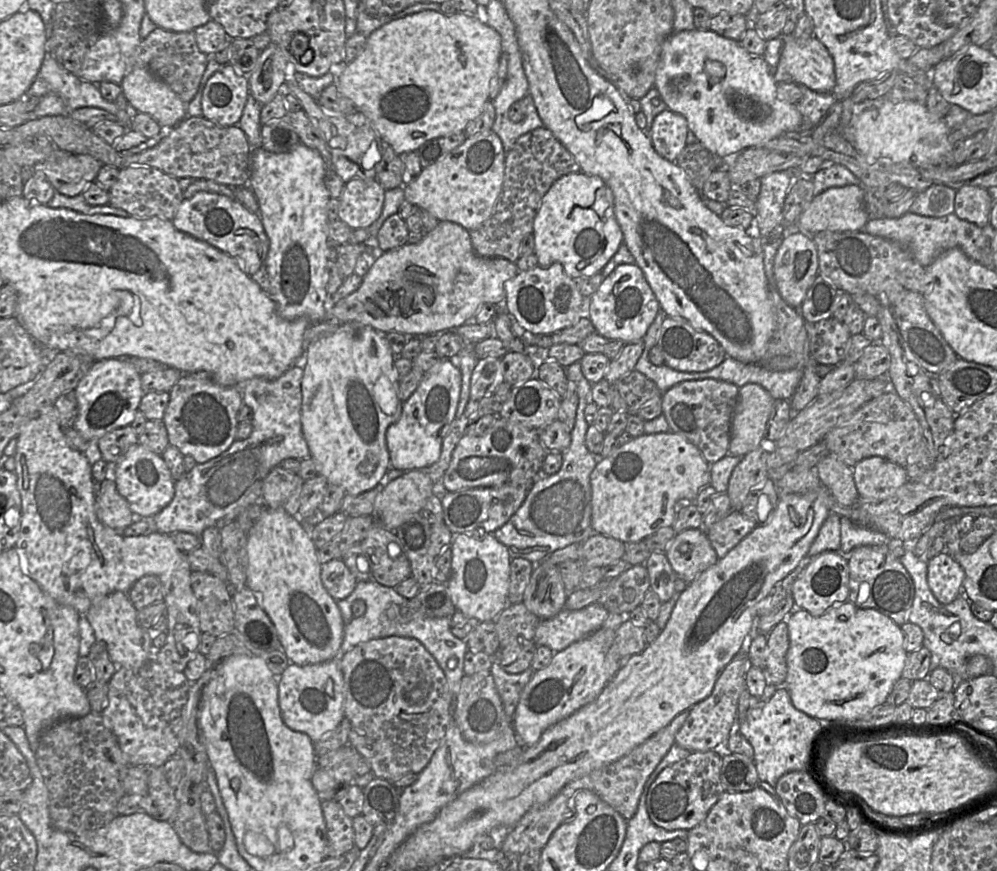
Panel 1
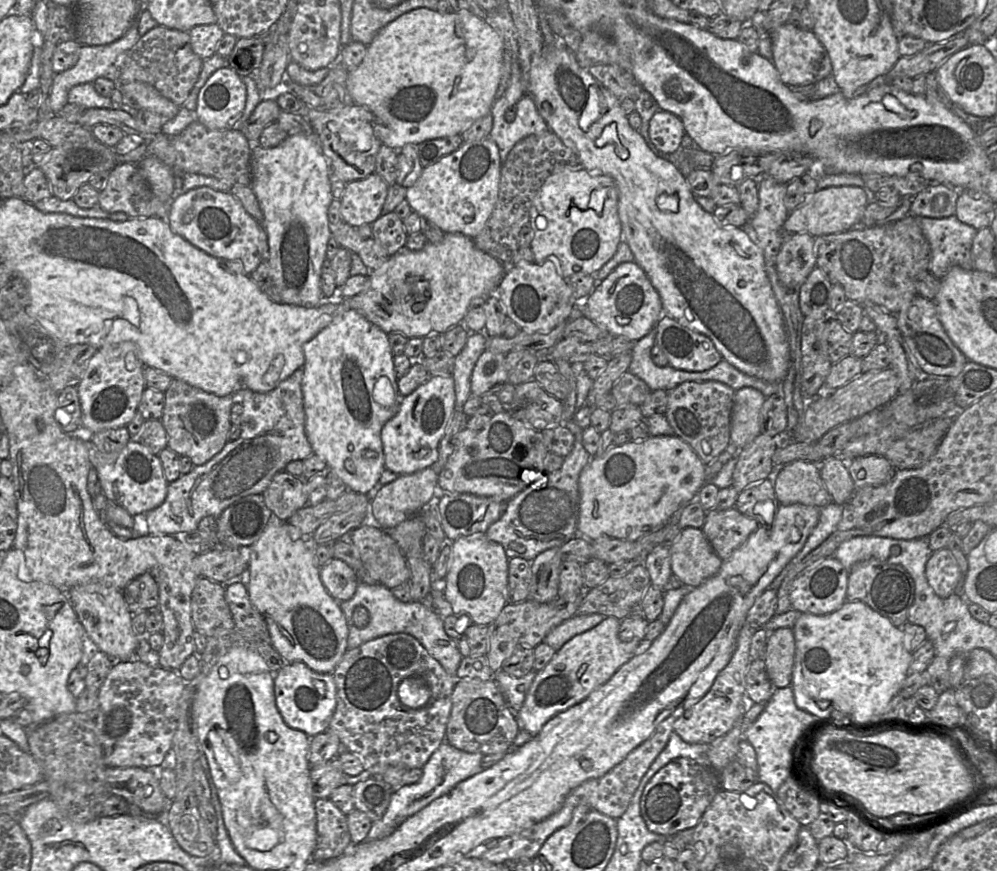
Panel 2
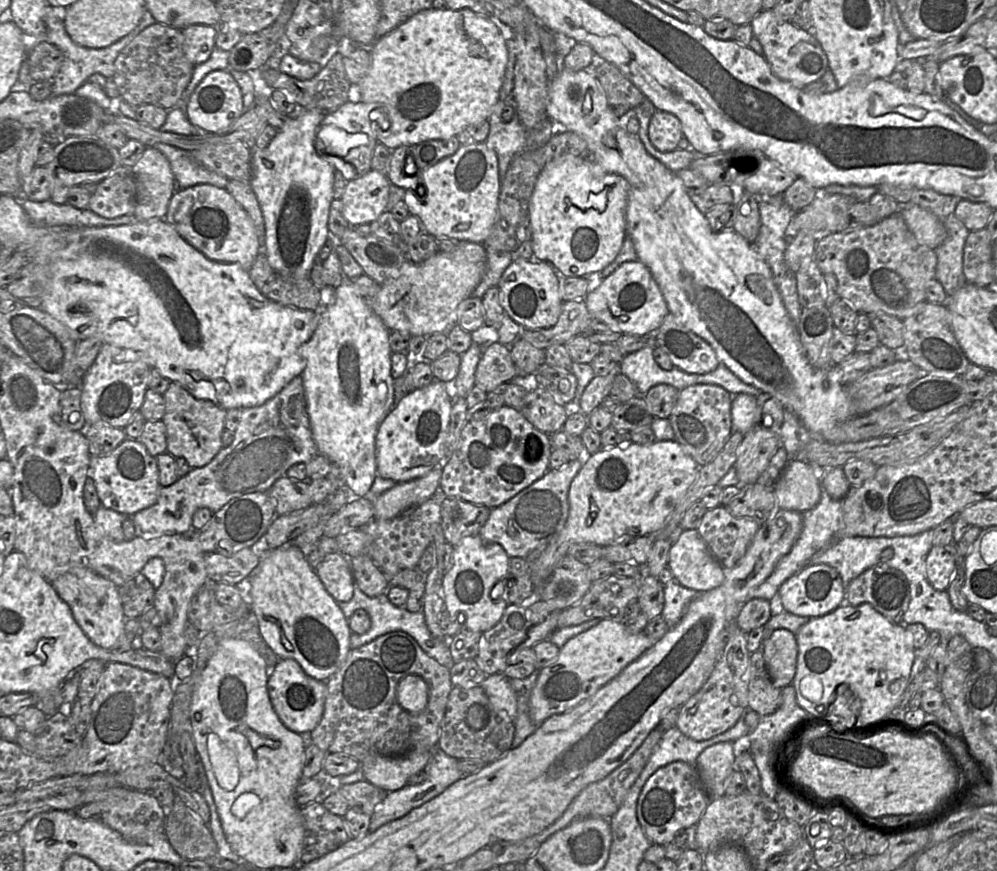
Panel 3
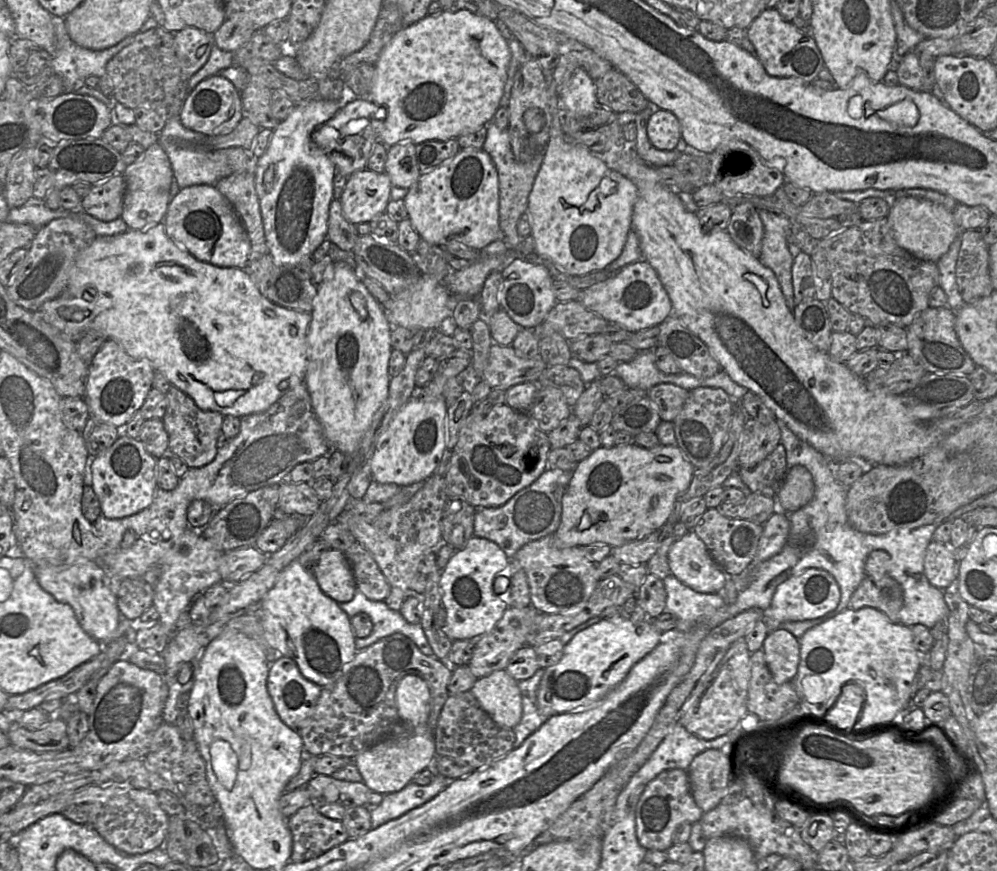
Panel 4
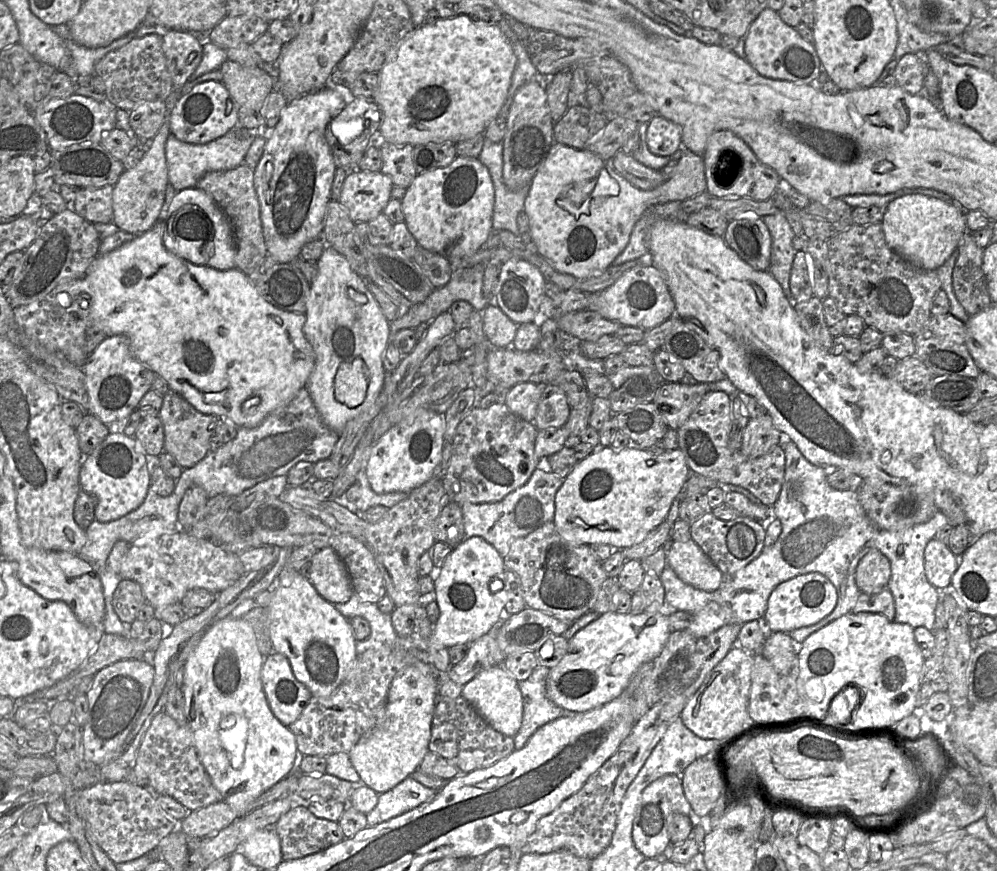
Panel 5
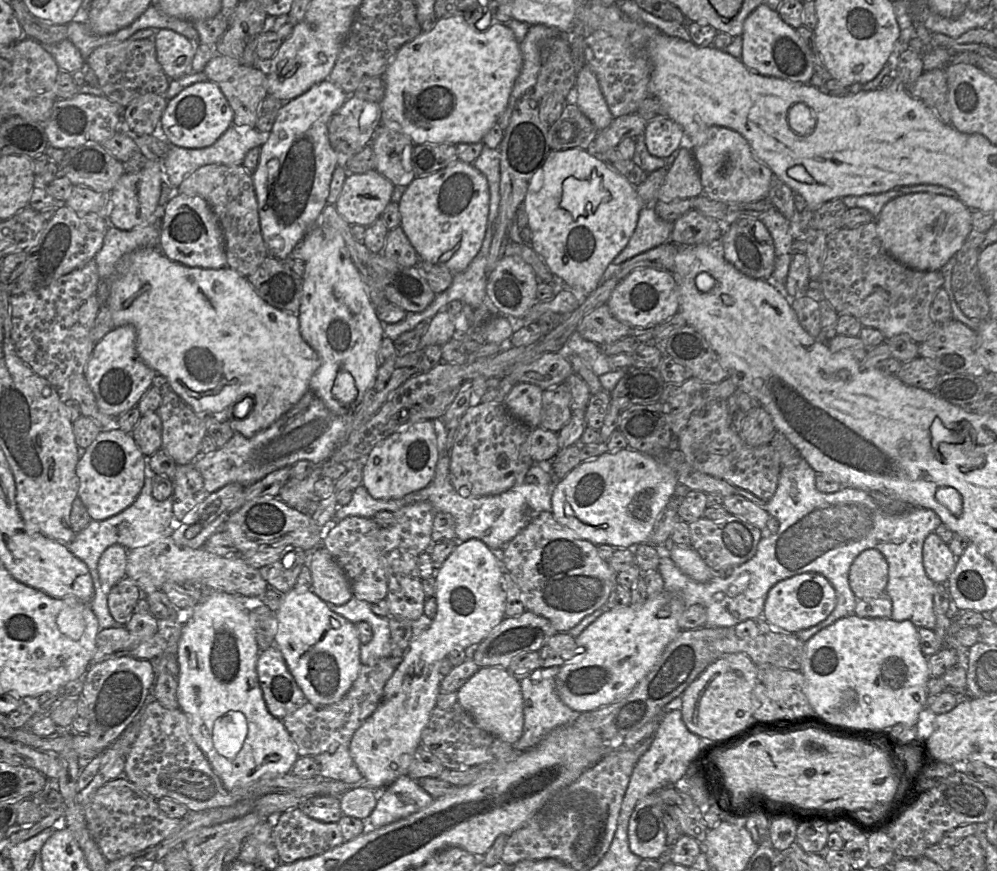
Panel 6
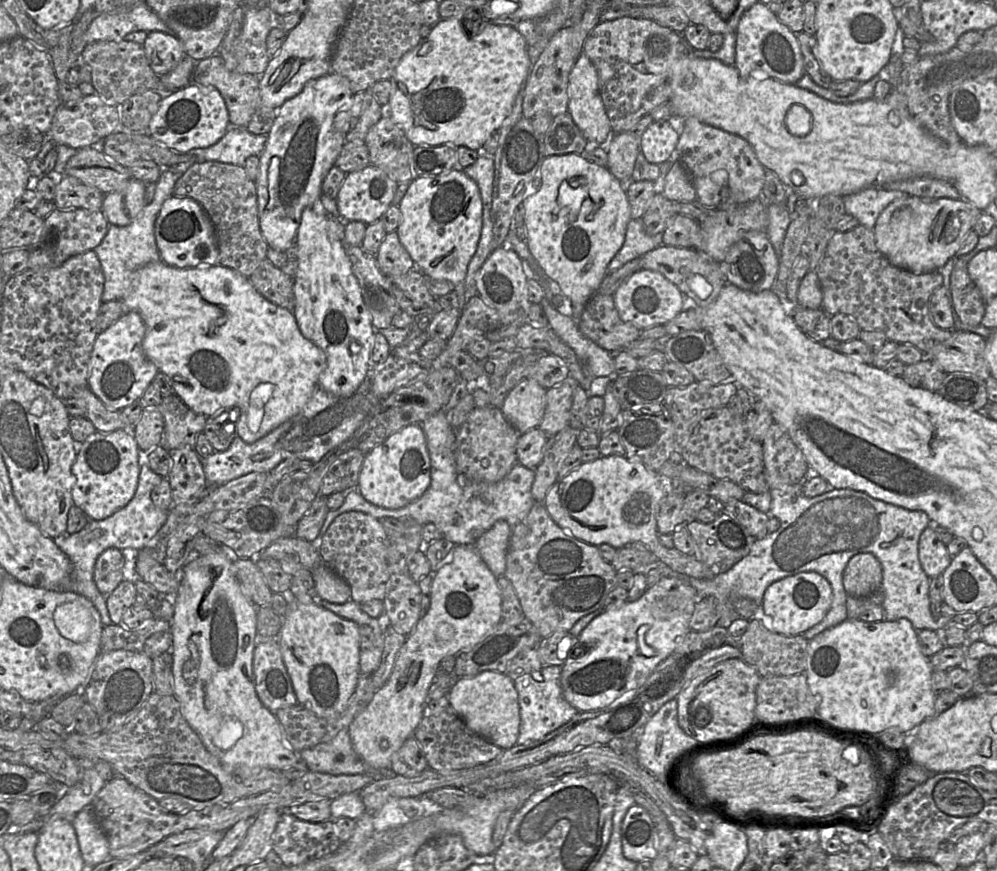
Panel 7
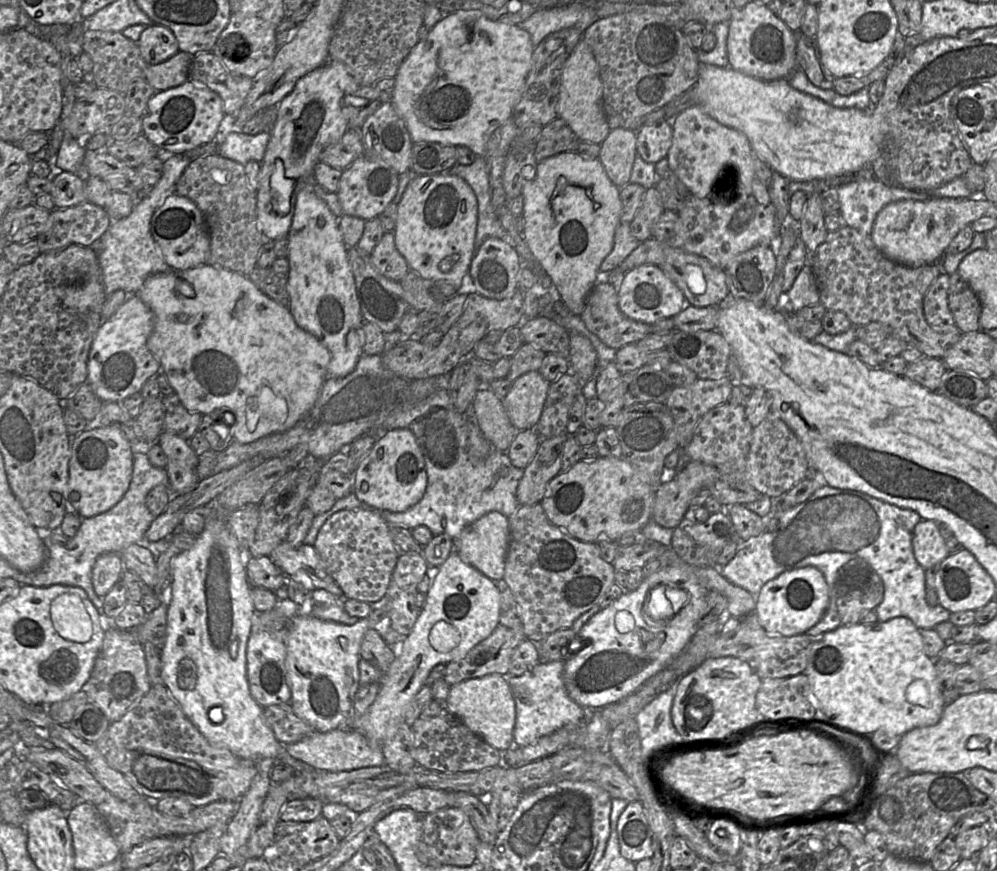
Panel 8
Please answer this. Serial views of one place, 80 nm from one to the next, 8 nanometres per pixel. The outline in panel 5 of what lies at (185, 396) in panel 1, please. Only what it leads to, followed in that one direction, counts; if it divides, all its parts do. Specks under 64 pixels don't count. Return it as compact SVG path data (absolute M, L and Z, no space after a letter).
M171 389L163 395L158 417L164 428L164 452L172 455L184 469L195 466L210 452L209 441L214 434L214 423L217 417L199 412Z

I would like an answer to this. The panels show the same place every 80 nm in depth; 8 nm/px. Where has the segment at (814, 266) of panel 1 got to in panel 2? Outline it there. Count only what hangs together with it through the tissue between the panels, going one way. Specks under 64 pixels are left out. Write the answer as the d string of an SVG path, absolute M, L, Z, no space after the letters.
M808 234L792 235L776 257L778 279L789 290L799 291L815 267L815 238Z

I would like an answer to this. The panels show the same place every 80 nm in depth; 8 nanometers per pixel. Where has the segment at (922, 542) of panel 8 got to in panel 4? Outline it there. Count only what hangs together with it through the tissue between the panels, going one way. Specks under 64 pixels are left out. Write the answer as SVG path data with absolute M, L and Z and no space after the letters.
M932 540L924 557L924 572L929 583L938 589L946 589L956 577L958 562L949 545Z

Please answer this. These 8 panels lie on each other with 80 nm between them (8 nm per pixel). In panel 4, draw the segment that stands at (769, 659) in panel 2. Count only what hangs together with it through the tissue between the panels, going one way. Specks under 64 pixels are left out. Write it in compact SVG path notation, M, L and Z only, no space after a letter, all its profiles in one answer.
M778 628L768 633L761 650L774 681L777 684L793 682L800 660L799 639Z

